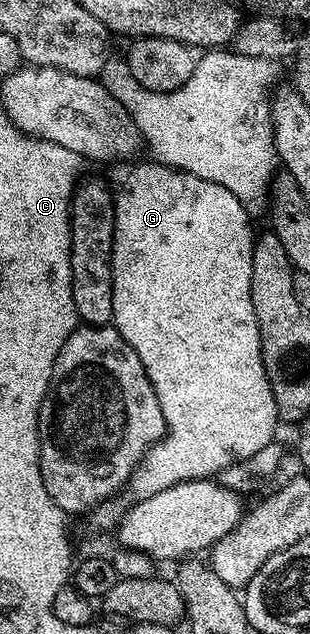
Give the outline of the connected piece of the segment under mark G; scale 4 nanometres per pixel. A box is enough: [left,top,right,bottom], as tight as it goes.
[110,160,280,501]

